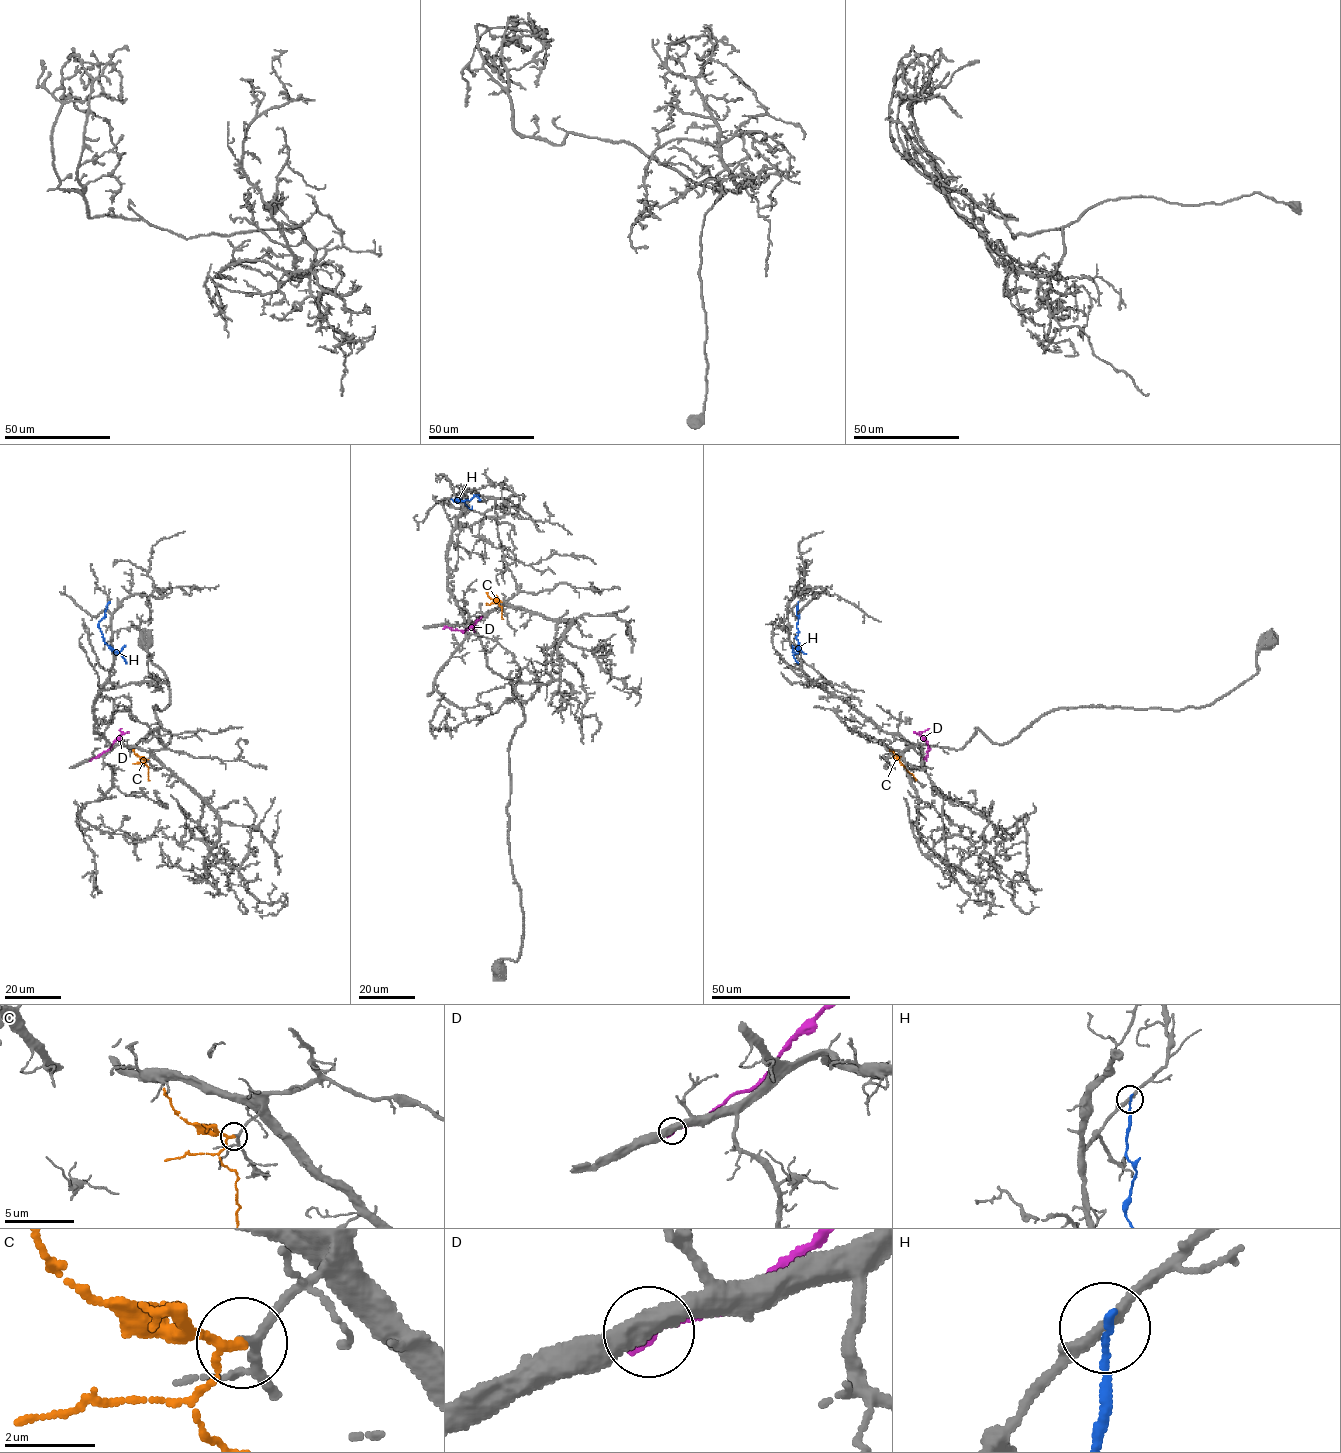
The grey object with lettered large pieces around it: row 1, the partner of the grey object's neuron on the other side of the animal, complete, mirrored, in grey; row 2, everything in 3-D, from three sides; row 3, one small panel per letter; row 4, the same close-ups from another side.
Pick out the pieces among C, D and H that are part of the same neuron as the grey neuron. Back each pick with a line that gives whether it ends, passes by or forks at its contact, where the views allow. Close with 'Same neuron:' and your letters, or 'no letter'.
C: it passes by
Same neuron: C

